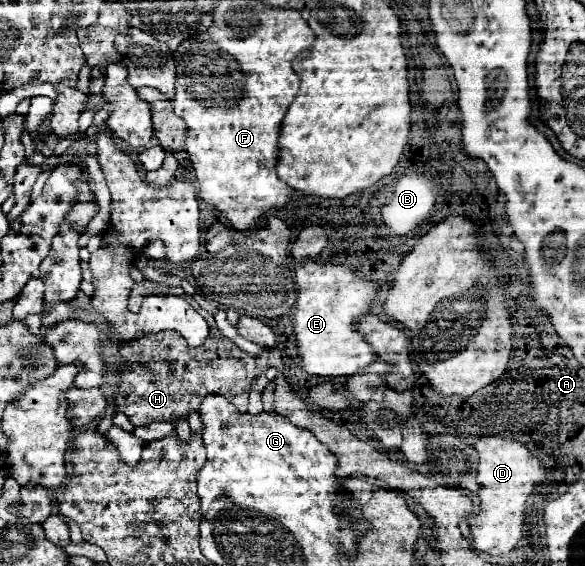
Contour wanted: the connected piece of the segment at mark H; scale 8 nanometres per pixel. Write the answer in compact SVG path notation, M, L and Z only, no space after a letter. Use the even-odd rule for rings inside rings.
M211 326L209 335L202 345L196 348L187 345L190 348L190 355L188 347L180 347L184 345L182 340L185 341L178 332L164 330L152 335L140 335L120 347L122 367L114 397L118 411L122 411L132 425L138 427L138 425L148 425L152 421L176 421L188 417L192 409L198 411L202 399L210 393L226 397L236 409L240 409L240 413L248 411L248 395L252 379L270 367L275 367L279 372L284 370L283 357L276 347L266 349L260 355L248 355L223 336L215 326ZM171 344L179 346L174 347L174 359L166 357L166 348L170 348Z

